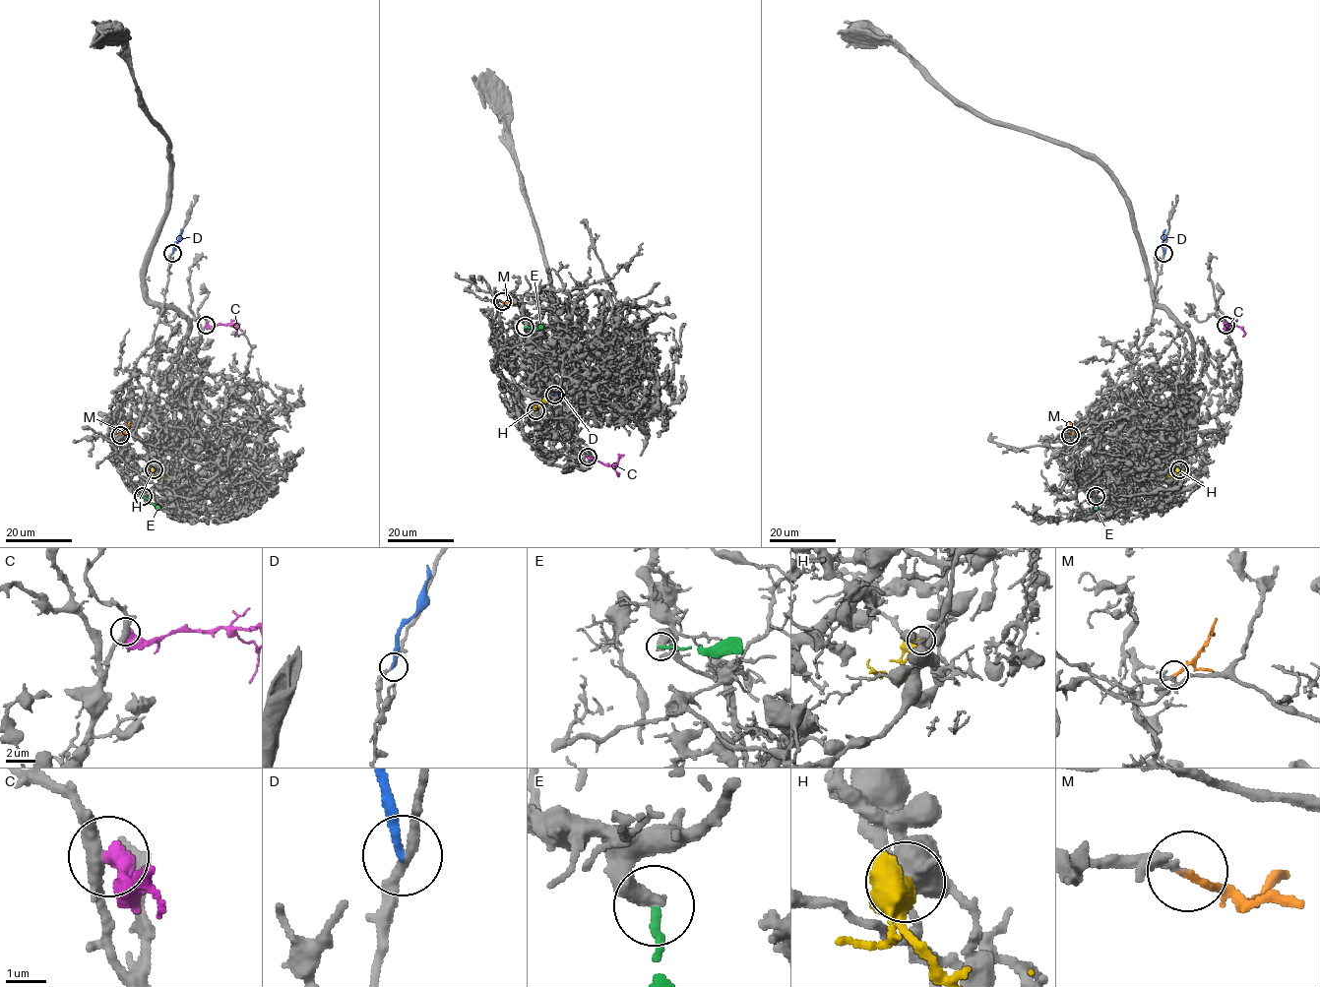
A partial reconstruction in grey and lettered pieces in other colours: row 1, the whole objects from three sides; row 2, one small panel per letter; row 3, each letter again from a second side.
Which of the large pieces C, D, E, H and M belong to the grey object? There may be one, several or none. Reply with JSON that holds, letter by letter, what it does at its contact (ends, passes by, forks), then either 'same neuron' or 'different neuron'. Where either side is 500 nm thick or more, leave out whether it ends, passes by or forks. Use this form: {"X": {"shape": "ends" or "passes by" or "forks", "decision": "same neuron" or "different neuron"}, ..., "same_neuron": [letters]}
{"C": {"decision": "different neuron"}, "D": {"shape": "ends", "decision": "different neuron"}, "E": {"decision": "different neuron"}, "H": {"decision": "same neuron"}, "M": {"shape": "ends", "decision": "same neuron"}, "same_neuron": ["H", "M"]}

